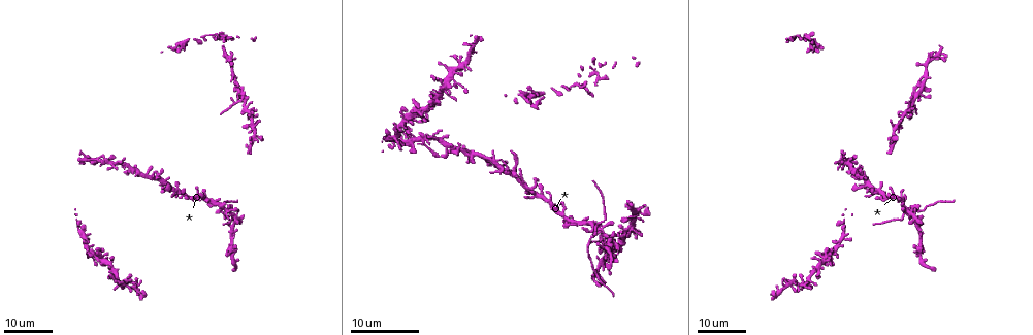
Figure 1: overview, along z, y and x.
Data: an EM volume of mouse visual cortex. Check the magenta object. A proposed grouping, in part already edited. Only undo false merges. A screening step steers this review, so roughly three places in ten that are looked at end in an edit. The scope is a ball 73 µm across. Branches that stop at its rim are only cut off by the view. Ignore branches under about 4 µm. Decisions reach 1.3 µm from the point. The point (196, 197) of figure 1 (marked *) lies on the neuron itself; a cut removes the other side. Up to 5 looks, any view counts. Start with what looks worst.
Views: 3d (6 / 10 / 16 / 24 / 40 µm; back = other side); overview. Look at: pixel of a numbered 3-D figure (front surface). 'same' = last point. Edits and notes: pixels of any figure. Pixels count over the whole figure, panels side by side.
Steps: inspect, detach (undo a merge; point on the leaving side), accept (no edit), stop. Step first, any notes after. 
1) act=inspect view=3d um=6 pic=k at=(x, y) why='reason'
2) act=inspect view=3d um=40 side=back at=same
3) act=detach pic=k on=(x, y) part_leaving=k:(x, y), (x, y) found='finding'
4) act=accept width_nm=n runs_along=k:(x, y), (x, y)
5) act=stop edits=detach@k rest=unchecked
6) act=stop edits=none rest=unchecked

act=inspect view=3d um=16 pic=1 at=(619, 236) why='four-way junction'

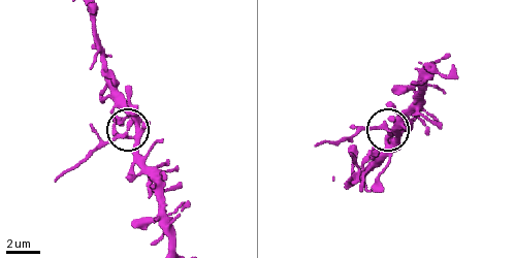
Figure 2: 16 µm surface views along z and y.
act=inspect view=3d um=6 pic=2 at=(387, 129) why='zoom in'

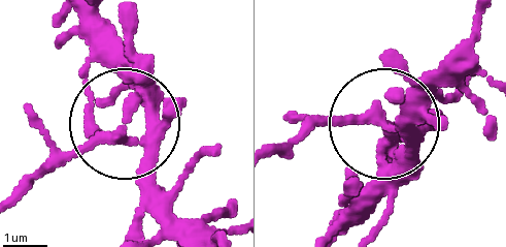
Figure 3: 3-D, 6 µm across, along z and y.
act=detach pic=3 on=(69, 154) width_nm=220 part_leaving=3:(129, 146), (44, 160), (11, 190) found='a second neuron is stuck on'

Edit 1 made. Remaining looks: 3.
act=inspect view=overview

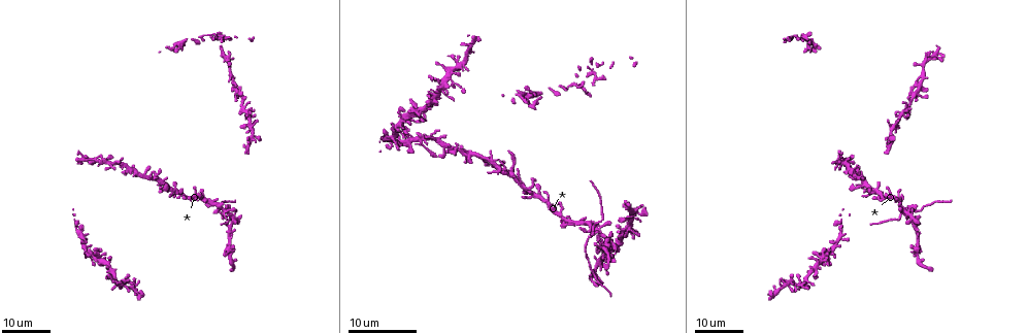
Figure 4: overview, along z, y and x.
act=inspect view=3d um=24 pic=4 at=(592, 236) why='thin arm on a thick one'

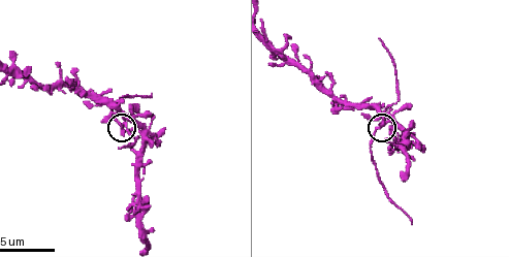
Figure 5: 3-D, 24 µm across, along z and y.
act=inspect view=3d um=10 pic=5 at=(381, 127)

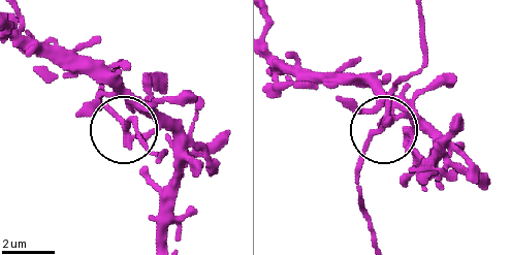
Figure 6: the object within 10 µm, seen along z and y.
act=detach pic=6 on=(136, 123) width_nm=190 part_leaving=6:(391, 118), (368, 145), (358, 178), (358, 197), (376, 237) found='a second neuron is stuck on'

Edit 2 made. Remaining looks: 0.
act=stop edits=detach@3,detach@6 rest=unchecked

